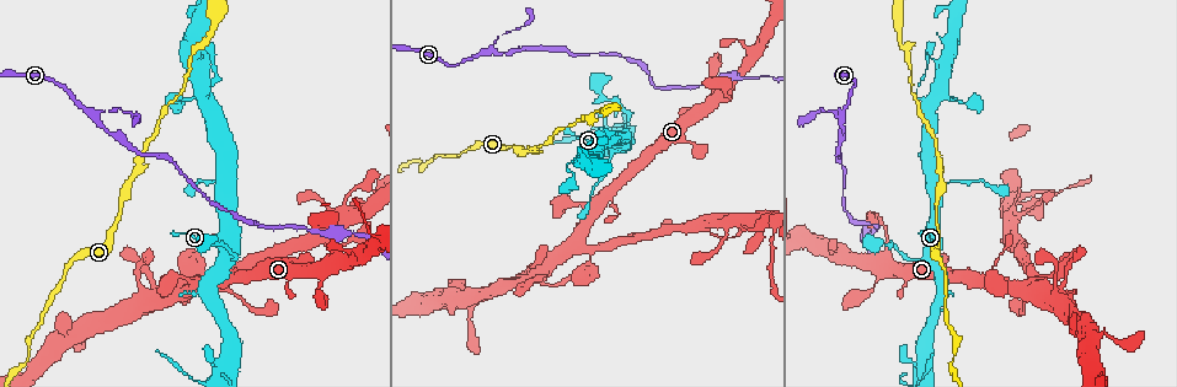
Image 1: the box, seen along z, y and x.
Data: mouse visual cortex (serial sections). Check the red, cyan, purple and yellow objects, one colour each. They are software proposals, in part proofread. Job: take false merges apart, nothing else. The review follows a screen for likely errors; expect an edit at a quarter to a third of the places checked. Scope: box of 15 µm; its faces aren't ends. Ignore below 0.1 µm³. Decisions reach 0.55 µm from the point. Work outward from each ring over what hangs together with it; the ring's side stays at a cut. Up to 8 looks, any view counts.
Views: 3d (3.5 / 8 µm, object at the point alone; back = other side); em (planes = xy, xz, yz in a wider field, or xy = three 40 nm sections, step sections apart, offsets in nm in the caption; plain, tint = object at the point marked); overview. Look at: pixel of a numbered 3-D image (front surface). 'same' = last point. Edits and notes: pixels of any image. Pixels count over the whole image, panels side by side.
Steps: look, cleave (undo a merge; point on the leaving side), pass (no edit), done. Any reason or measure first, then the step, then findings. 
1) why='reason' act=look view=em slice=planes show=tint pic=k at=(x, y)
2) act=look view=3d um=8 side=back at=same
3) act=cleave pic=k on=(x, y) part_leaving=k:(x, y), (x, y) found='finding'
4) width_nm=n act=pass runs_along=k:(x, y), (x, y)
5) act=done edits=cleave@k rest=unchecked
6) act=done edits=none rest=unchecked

why='a narrow waist' act=look view=em slice=planes show=tint pic=1 at=(843, 132)

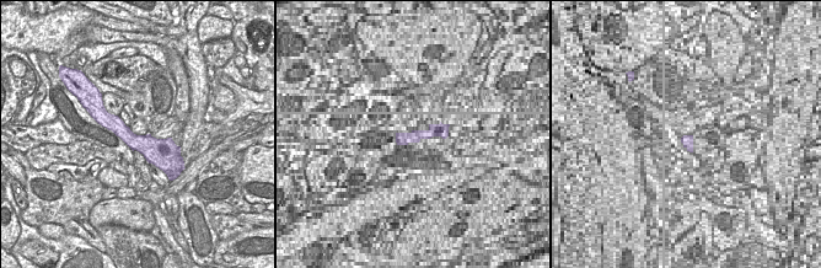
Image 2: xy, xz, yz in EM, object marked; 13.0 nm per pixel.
why='see where the arms go' act=look view=3d um=3.5 at=same

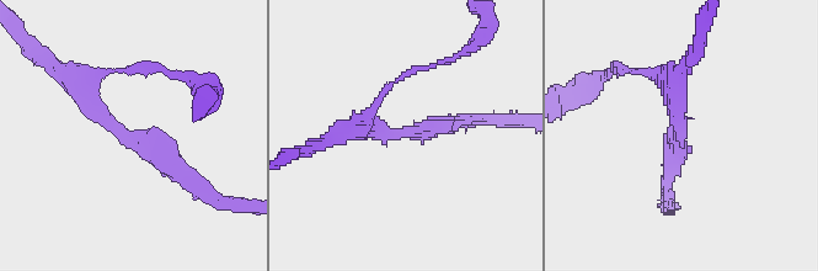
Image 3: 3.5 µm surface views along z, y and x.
act=pass runs_along=2:(103, 121), (154, 150), (175, 150) found='one cell here'

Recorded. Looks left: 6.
why='sudden change in width' act=look view=3d um=8 pic=1 at=(1022, 306)

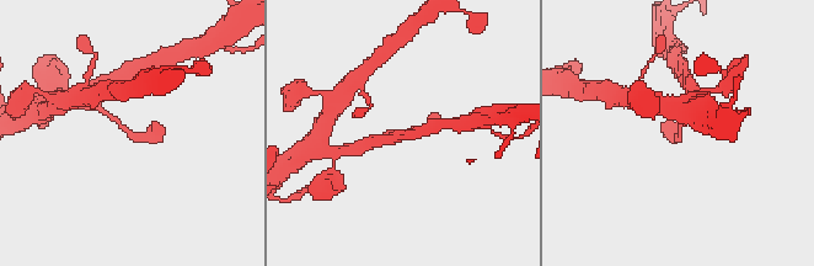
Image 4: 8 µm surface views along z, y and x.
why='closer look' act=look view=3d um=3.5 pic=4 at=(131, 134)

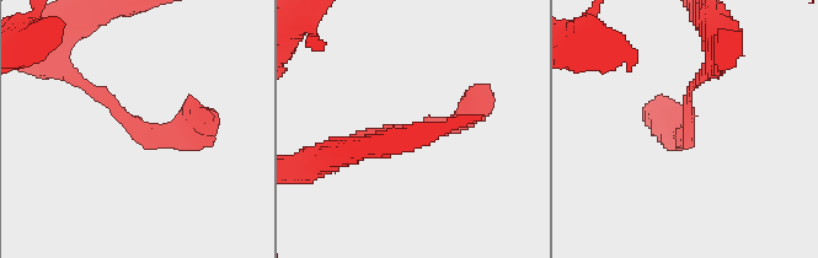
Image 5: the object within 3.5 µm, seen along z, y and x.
act=look view=em slice=xy step=2 show=tint pic=5 at=(135, 124)

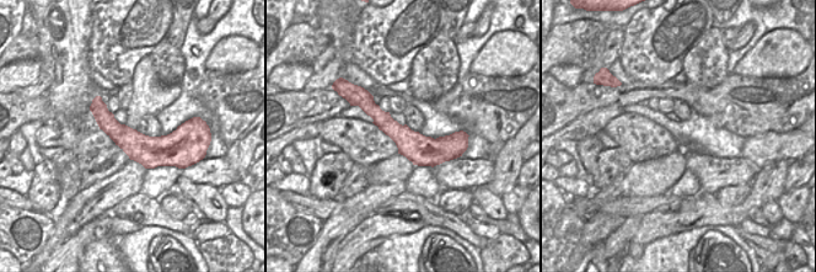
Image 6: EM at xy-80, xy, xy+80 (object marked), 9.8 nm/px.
act=pass found='all the same cell'

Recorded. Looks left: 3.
act=look view=3d um=3.5 pic=1 at=(222, 247)

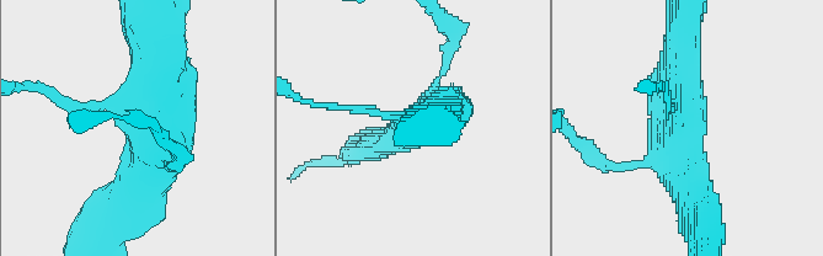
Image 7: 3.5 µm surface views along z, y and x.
act=look view=em slice=xy step=1 show=tint pic=7 at=(149, 131)

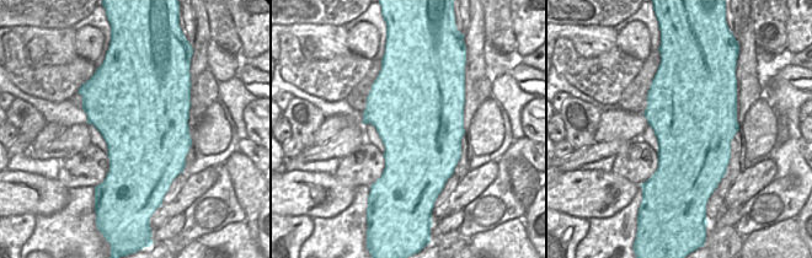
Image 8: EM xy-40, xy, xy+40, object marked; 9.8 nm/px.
act=look view=em slice=planes show=tint at=same

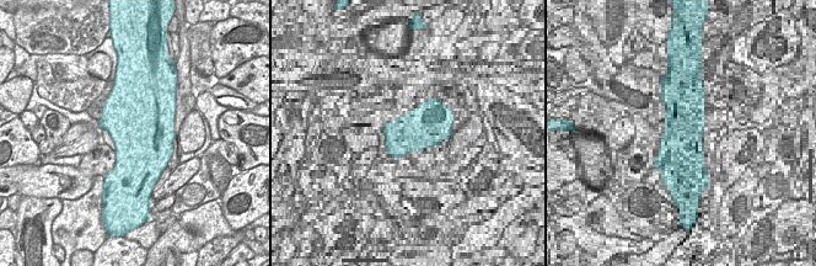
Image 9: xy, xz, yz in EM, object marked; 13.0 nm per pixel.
act=pass runs_along=7:(673, 105), (701, 218) found='continuous, no second cell'

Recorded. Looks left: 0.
act=done edits=none rest=unchecked

